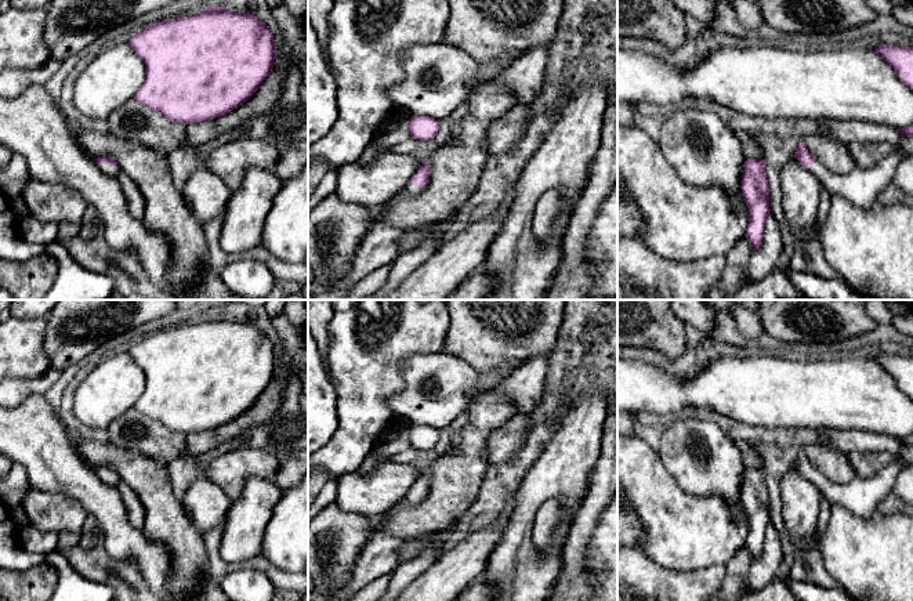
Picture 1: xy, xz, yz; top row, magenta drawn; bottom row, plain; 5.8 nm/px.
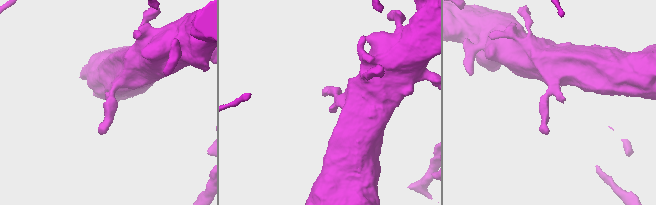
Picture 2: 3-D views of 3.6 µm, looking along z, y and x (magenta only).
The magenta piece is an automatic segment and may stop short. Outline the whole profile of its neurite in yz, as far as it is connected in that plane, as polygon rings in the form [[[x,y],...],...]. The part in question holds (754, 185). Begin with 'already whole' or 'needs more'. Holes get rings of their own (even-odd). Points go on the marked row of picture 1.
already whole | [[[765,159],[744,162],[740,189],[750,214],[744,236],[753,250],[757,250],[761,246],[765,221],[771,213]]]

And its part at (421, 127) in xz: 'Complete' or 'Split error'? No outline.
Complete

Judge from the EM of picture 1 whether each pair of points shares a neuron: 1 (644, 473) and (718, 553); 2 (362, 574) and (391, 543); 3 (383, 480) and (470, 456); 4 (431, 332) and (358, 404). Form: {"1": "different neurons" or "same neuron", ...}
{"1": "same neuron", "2": "same neuron", "3": "different neurons", "4": "same neuron"}

